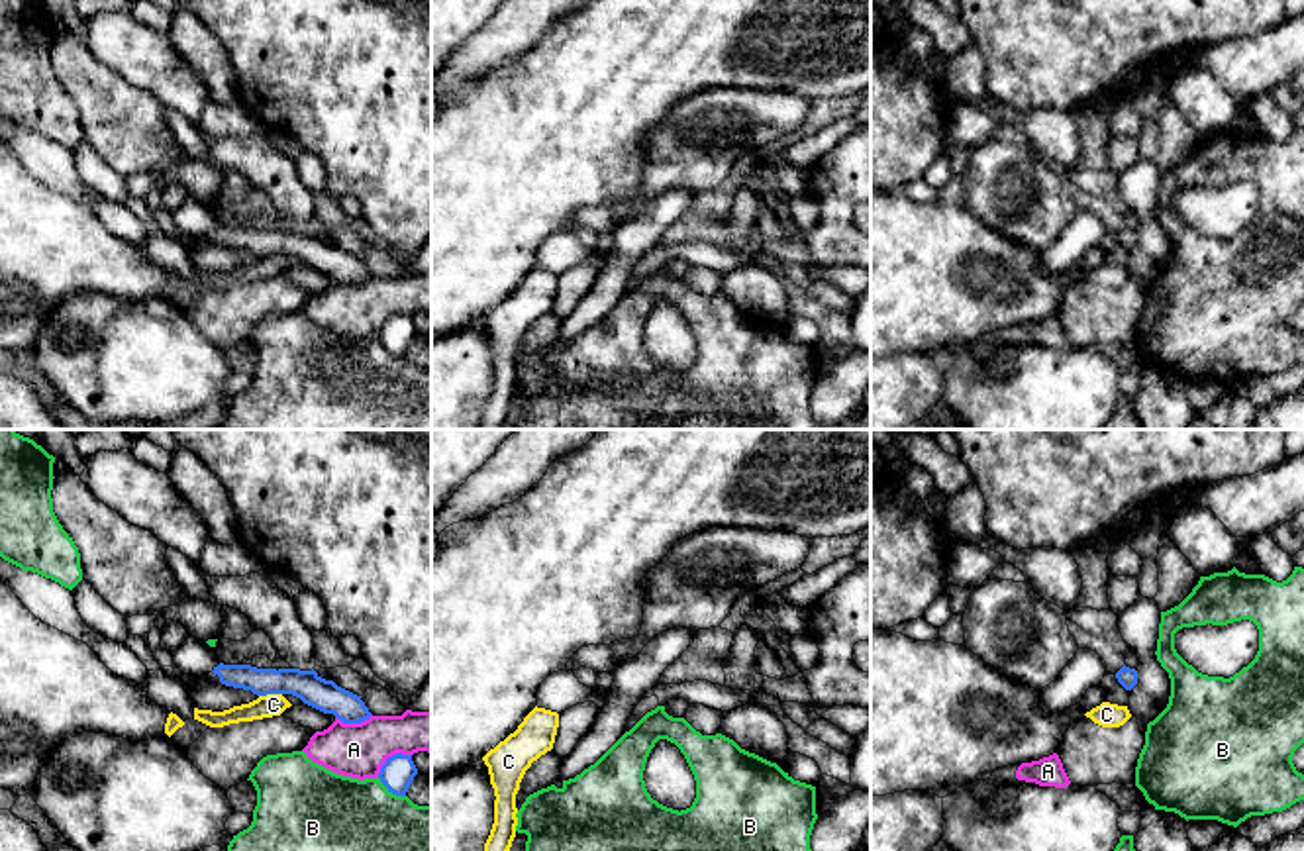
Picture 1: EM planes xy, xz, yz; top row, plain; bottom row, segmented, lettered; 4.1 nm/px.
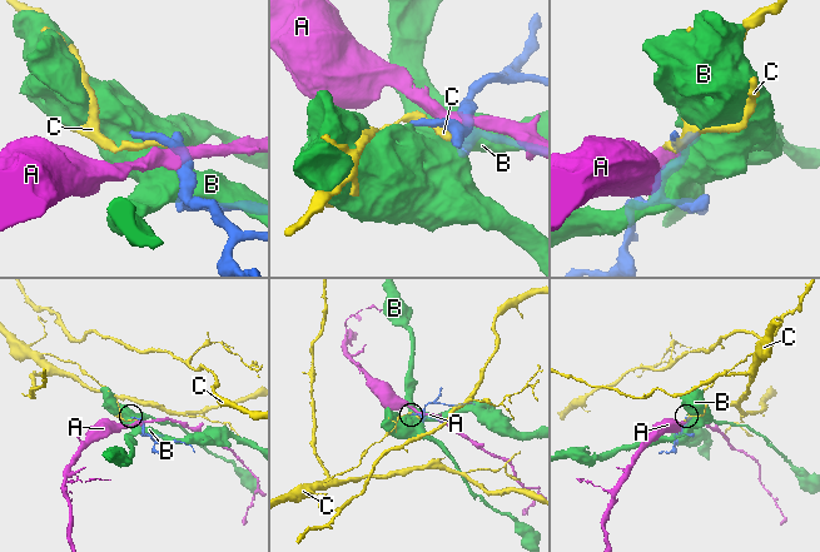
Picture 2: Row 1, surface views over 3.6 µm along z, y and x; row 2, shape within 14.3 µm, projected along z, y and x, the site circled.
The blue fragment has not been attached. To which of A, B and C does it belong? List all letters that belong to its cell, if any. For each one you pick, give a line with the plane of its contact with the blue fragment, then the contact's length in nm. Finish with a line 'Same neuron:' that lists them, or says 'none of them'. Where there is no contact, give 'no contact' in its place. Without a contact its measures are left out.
Same neuron: none of them

